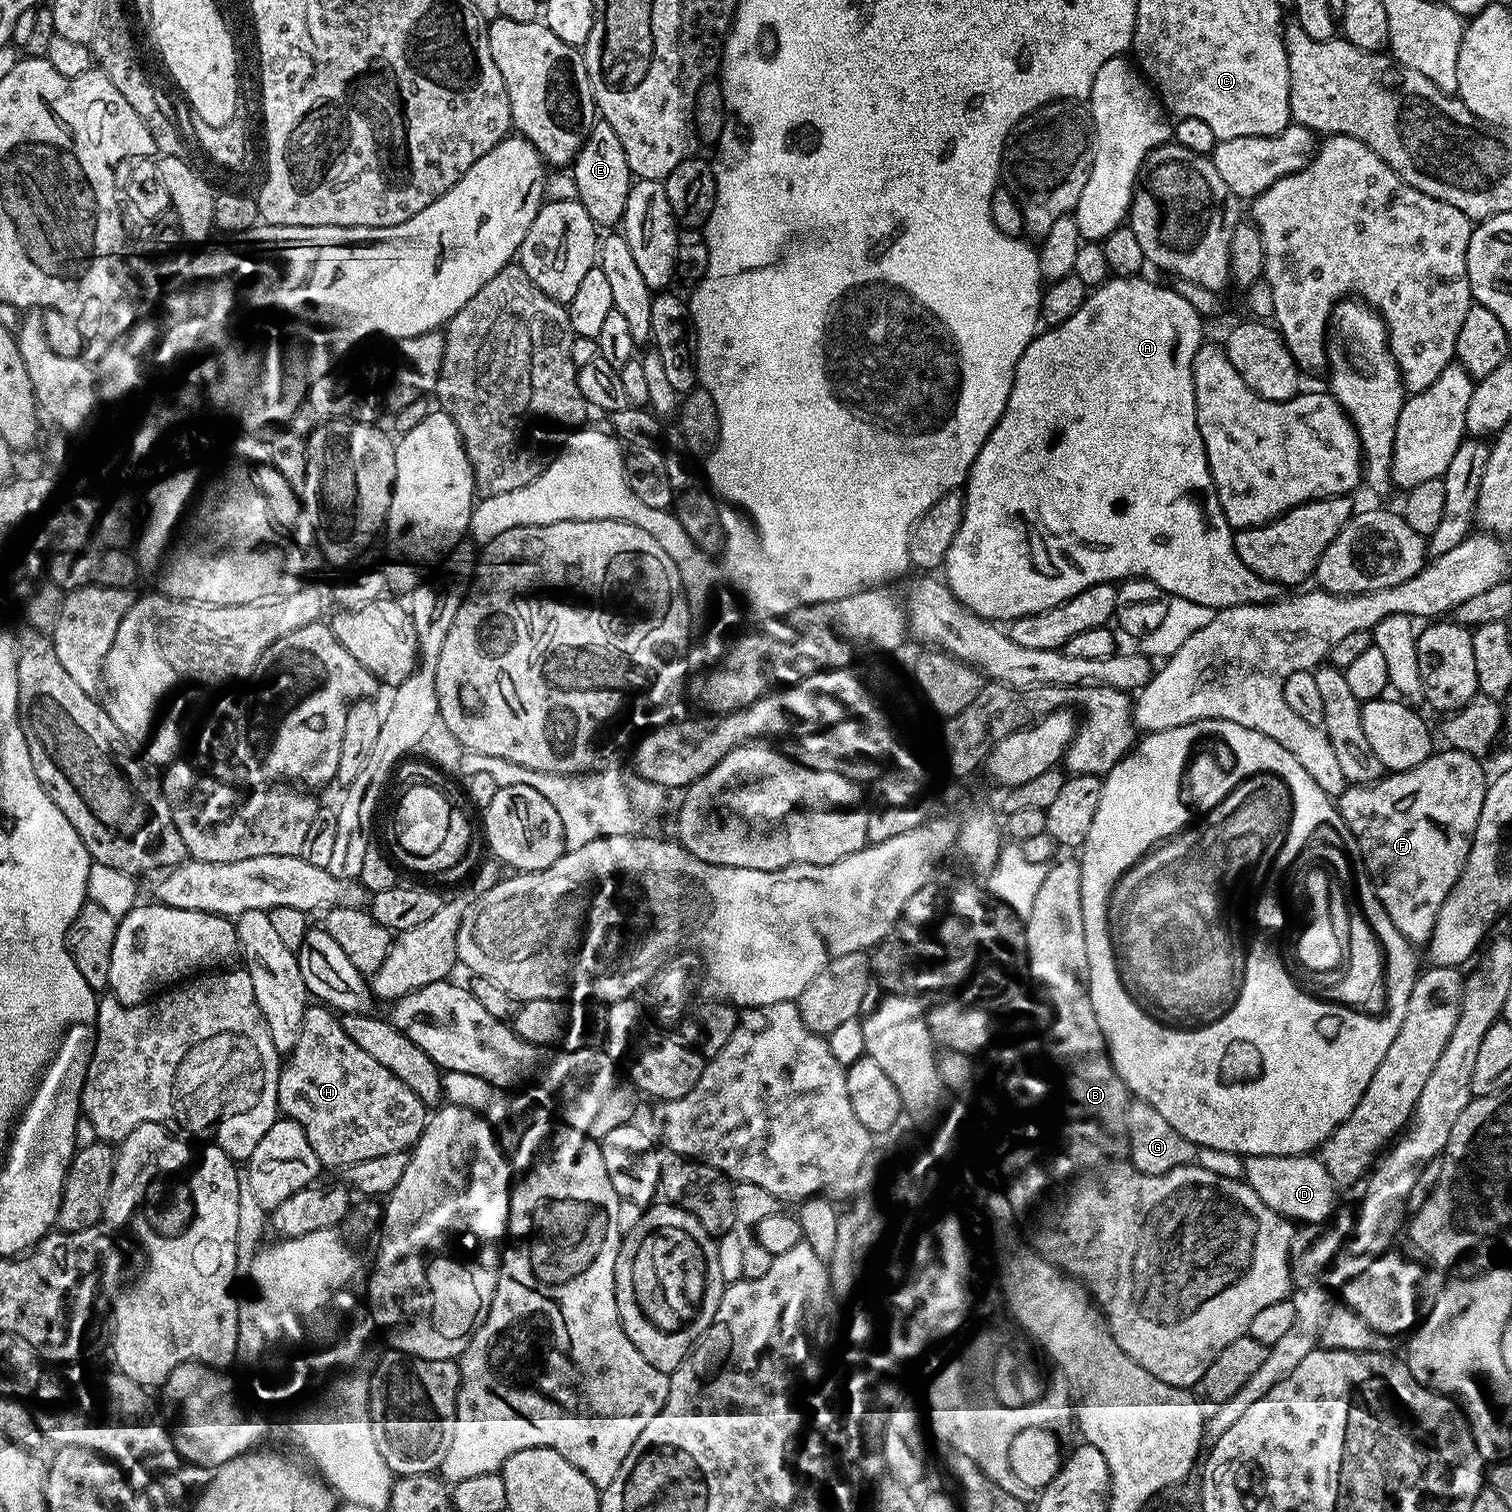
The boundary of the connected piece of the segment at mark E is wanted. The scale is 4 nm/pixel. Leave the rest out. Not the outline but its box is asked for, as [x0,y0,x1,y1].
[570,119,634,229]

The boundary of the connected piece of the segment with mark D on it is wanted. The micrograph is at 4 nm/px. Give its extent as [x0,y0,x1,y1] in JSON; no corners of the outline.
[1243,1154,1337,1226]

